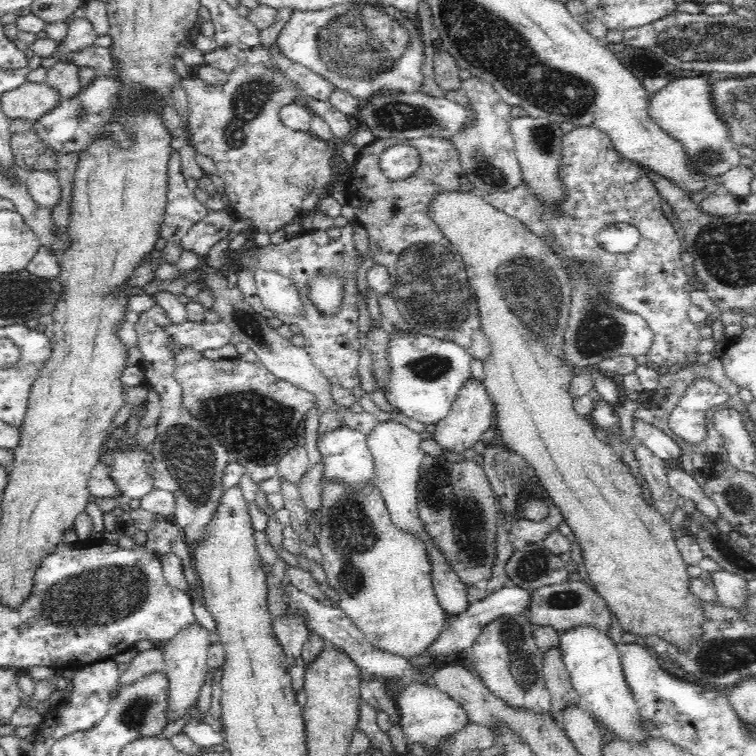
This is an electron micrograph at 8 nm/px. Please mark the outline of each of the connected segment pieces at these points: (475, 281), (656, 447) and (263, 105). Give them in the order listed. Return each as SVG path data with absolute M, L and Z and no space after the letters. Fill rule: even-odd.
M459 192L442 193L431 202L430 215L444 233L444 236L458 249L459 256L465 265L466 280L469 282L477 301L478 320L481 322L482 332L488 337L490 347L492 347L488 356L481 360L484 364L483 386L489 393L491 401L495 404L494 428L496 428L497 434L500 435L502 444L507 449L519 454L534 469L539 484L544 488L545 497L550 501L551 505L557 508L561 517L566 520L566 524L570 526L576 542L580 544L580 552L582 552L582 558L584 558L584 568L587 570L587 576L593 582L593 587L608 603L608 607L622 625L624 632L632 633L638 640L644 636L659 636L659 638L672 642L678 645L680 649L683 649L688 643L696 640L702 634L703 610L699 607L700 600L690 592L689 583L691 577L686 571L687 565L680 555L678 546L676 546L676 538L674 538L674 530L672 530L670 521L660 511L656 510L654 504L650 505L650 502L648 502L649 496L645 495L644 490L640 488L636 476L630 471L630 466L622 461L621 451L615 445L607 444L596 438L597 427L588 416L576 412L575 398L569 394L569 387L574 379L572 374L574 374L576 366L569 363L565 351L564 334L566 334L571 305L571 285L567 273L559 266L554 251L541 241L540 236L524 226L524 223L521 223L517 218L512 218L505 212L500 212L488 206L482 200L479 192L466 192L466 194L460 194Z
M634 421L633 425L636 440L646 445L655 457L661 458L667 471L683 468L680 445L671 436L665 435L664 432L648 424L640 423L640 421Z
M246 64L238 65L232 72L228 73L228 82L224 86L214 86L205 83L204 80L198 79L196 76L188 80L181 80L180 86L183 88L187 94L187 107L188 107L188 123L187 128L190 134L190 142L194 146L197 153L200 153L212 160L214 162L214 168L216 168L217 175L223 181L225 188L225 201L227 205L234 206L236 212L240 212L240 218L248 218L252 220L253 232L264 232L264 234L274 234L278 230L282 230L286 224L290 224L296 215L302 215L301 213L301 202L303 196L311 192L324 194L328 191L328 184L332 182L332 157L335 156L337 148L332 148L332 146L322 146L318 148L318 142L312 146L312 138L310 136L305 136L303 133L298 131L292 131L283 125L280 120L278 111L282 106L290 104L293 102L294 97L300 96L302 91L293 82L288 75L282 73L280 70L278 72L273 72L273 70L268 70L264 68L261 64Z

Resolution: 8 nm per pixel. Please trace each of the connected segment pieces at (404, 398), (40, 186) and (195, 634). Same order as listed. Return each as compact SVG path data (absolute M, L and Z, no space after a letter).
M391 324L388 328L388 380L378 390L384 393L394 412L426 427L436 425L450 413L464 382L472 378L473 357L467 354L464 347L454 342L416 333L414 330L395 330Z
M42 170L29 172L25 180L32 200L44 210L54 210L60 204L62 193L56 174Z
M198 619L182 628L178 634L162 643L165 672L170 683L168 696L168 721L181 718L192 710L193 702L200 699L200 690L204 685L205 676L209 668L210 632L205 630Z

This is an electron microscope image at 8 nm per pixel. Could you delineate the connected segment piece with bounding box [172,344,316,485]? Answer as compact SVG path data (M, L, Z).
M182 344L172 346L173 354L175 362L173 376L181 385L183 406L187 407L195 418L203 420L208 431L220 439L230 451L232 460L238 461L246 469L254 483L259 485L262 481L275 478L278 475L280 458L294 443L305 446L304 421L309 410L316 406L316 396L312 392L279 380L259 360L254 364L240 359L214 361L206 358L202 351Z

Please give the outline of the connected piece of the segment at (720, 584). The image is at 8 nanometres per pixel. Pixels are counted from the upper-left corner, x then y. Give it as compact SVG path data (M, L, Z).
M712 570L713 586L720 601L726 606L738 607L750 594L747 580L739 574L727 570Z

